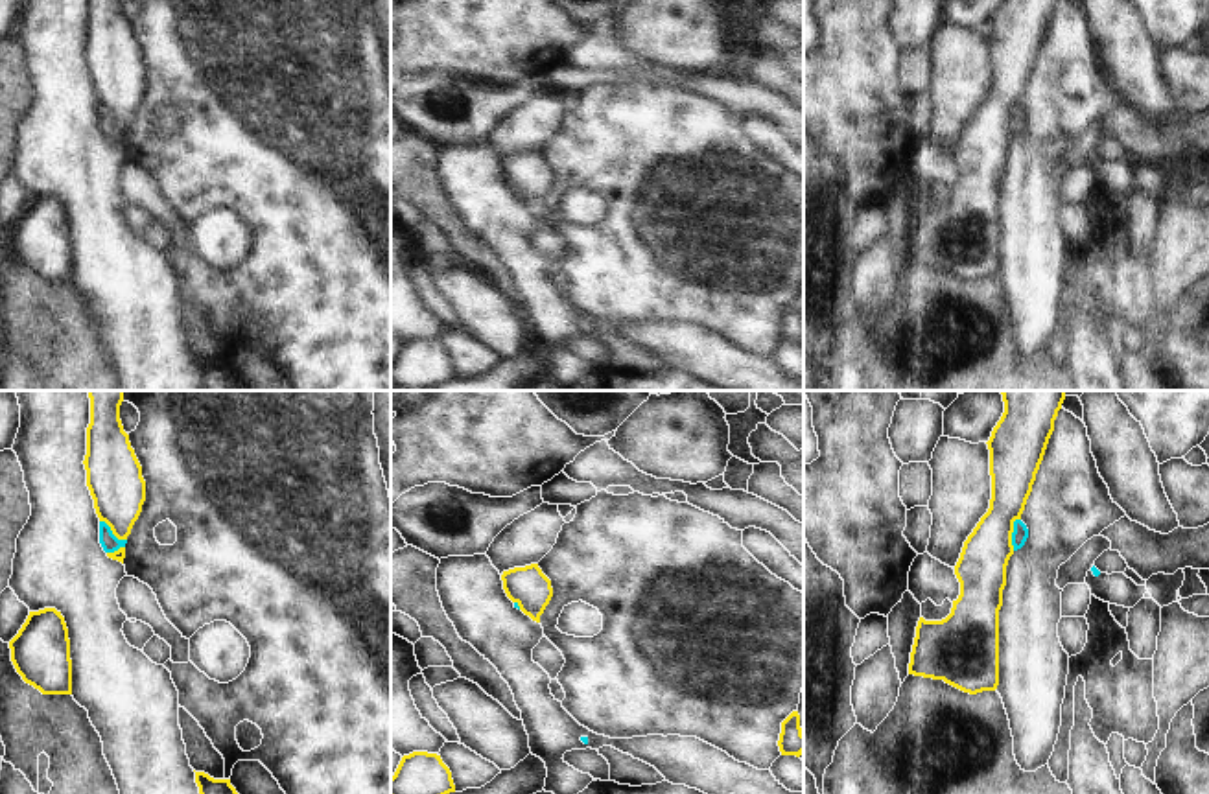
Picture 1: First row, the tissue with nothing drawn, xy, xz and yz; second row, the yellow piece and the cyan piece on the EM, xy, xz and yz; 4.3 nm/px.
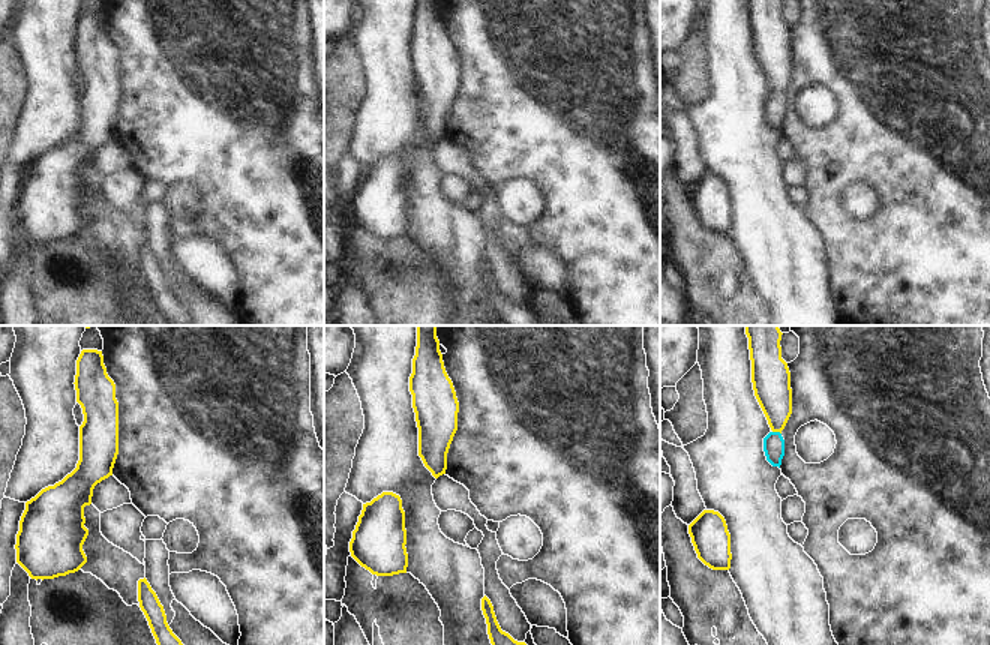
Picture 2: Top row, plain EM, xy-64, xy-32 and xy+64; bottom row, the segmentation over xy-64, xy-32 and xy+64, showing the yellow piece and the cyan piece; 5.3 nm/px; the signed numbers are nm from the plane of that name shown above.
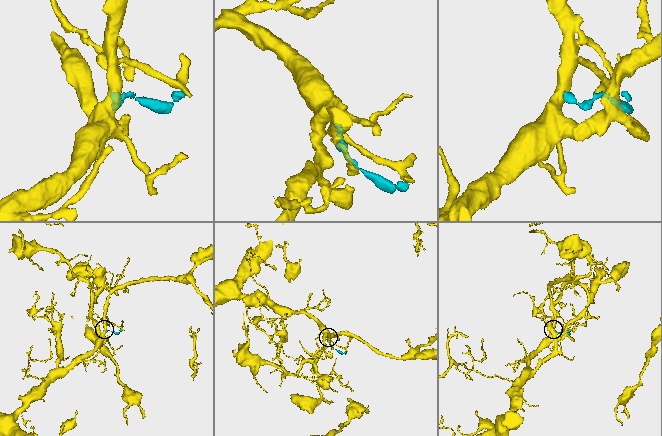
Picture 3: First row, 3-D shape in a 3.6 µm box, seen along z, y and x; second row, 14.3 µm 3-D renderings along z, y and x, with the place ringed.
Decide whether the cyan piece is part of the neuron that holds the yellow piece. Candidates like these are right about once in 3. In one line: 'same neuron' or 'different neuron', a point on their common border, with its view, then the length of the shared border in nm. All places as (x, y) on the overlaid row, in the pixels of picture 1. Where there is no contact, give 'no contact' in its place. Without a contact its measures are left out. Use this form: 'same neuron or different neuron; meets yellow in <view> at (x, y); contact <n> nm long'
different neuron; meets yellow in yz at (1012, 531); contact 150 nm long

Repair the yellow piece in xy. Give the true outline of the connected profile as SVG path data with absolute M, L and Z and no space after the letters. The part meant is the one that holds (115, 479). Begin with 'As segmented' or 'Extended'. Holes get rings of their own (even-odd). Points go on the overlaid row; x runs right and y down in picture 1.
As segmented. M88 391L87 486L100 521L127 540L146 501L142 466L120 420L123 391Z

